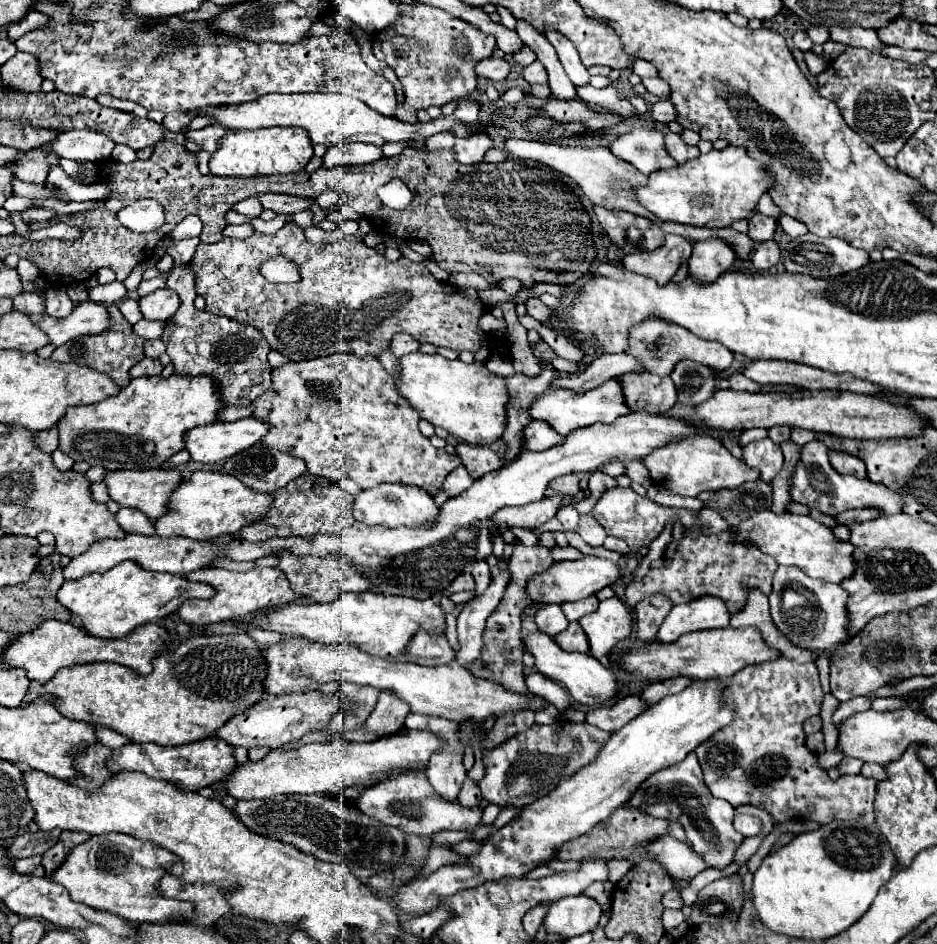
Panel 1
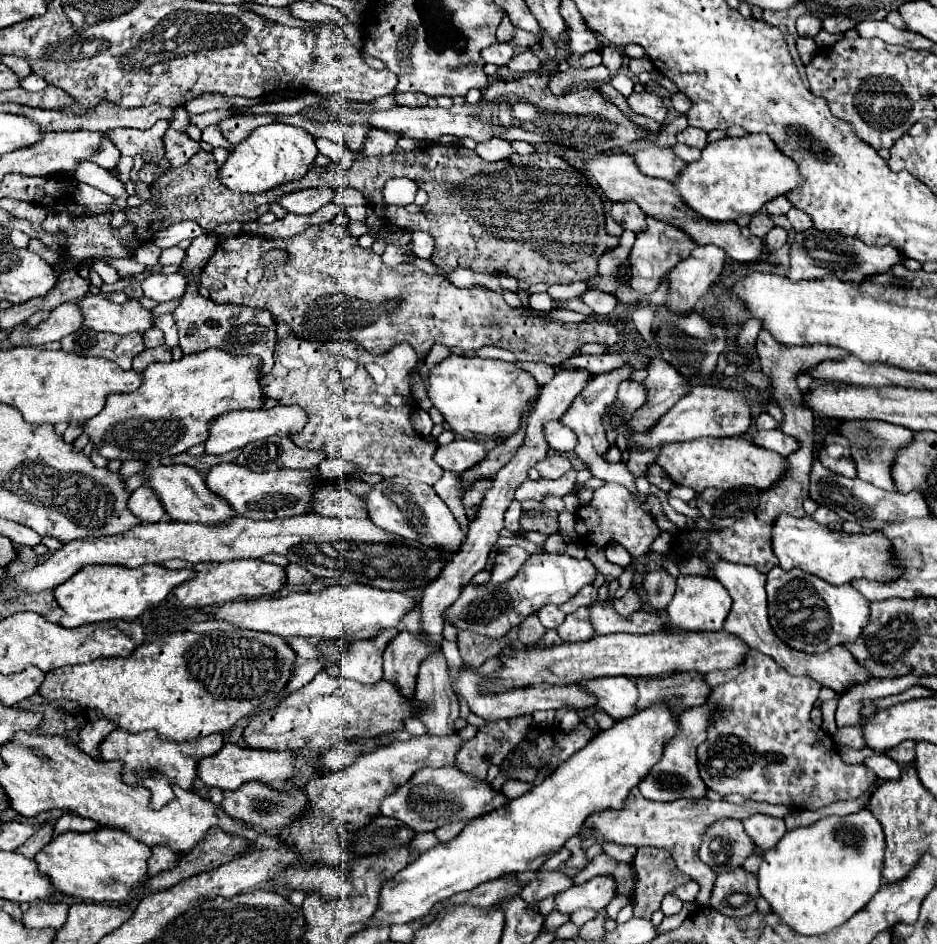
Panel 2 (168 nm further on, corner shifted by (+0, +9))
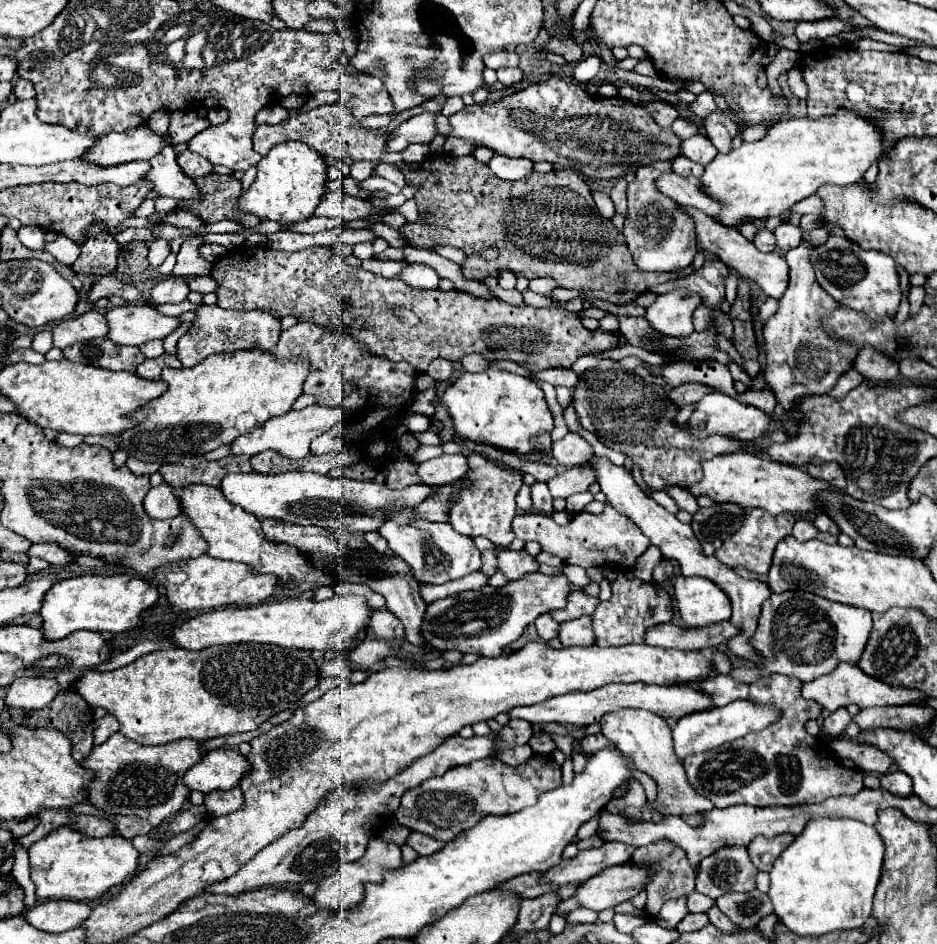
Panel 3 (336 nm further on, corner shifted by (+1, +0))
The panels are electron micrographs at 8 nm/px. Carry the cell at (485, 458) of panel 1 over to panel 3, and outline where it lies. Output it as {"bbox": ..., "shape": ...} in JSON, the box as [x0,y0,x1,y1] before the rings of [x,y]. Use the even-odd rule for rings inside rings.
{"bbox":[419,454,467,484],"shape":[[[443,454],[439,458],[419,464],[419,478],[423,484],[453,484],[467,472],[467,458],[463,454]]]}

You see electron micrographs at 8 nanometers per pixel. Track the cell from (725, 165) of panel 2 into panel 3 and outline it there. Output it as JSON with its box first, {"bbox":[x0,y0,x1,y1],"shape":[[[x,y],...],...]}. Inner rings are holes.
{"bbox":[701,110,895,226],"shape":[[[837,110],[835,114],[823,116],[819,120],[783,118],[777,124],[771,124],[767,128],[765,138],[751,144],[743,142],[731,154],[717,154],[715,160],[705,166],[705,174],[701,180],[703,180],[703,190],[711,198],[723,202],[723,210],[721,210],[721,216],[717,216],[717,220],[725,226],[737,226],[737,222],[745,216],[753,220],[781,216],[793,204],[815,194],[819,186],[825,186],[825,184],[849,186],[859,182],[863,180],[863,174],[869,170],[869,166],[885,158],[893,148],[895,144],[885,144],[883,134],[873,122],[849,110]]]}

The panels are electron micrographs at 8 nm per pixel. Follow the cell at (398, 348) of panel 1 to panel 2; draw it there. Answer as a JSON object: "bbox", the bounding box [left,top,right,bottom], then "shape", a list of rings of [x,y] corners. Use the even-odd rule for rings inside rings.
{"bbox":[260,337,442,485],"shape":[[[284,337],[274,349],[274,369],[260,379],[266,397],[282,405],[298,405],[306,411],[308,423],[290,439],[304,449],[324,451],[326,457],[342,457],[356,463],[364,473],[378,473],[384,477],[406,477],[434,485],[442,477],[440,465],[434,461],[438,449],[436,443],[424,439],[410,423],[414,411],[414,397],[406,375],[416,367],[418,355],[408,343],[398,343],[384,355],[372,355],[354,341],[302,341],[296,337]]]}

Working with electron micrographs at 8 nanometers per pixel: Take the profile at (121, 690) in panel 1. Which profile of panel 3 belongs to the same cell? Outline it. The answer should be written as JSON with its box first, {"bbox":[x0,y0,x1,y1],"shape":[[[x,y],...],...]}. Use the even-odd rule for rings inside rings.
{"bbox":[75,644,319,744],"shape":[[[229,644],[207,648],[203,652],[187,652],[181,648],[151,652],[113,672],[87,672],[75,684],[75,692],[79,692],[89,706],[101,706],[109,714],[117,716],[121,734],[125,734],[129,740],[137,744],[165,744],[183,738],[203,742],[255,730],[273,714],[293,708],[317,684],[319,668],[309,650],[287,650],[269,644]]]}

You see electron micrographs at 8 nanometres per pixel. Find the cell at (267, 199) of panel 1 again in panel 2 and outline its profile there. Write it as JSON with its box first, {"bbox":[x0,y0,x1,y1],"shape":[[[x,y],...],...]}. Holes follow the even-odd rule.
{"bbox":[278,189,334,215],"shape":[[[304,189],[304,191],[294,191],[288,195],[282,195],[278,199],[278,205],[282,205],[288,213],[296,215],[308,215],[318,211],[322,205],[332,201],[334,191],[332,189]]]}

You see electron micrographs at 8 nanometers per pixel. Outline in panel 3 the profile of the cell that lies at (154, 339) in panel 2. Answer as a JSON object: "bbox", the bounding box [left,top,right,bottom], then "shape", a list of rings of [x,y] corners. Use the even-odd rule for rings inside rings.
{"bbox":[139,340,163,358],"shape":[[[151,340],[139,346],[139,350],[145,354],[145,358],[157,358],[163,354],[163,340]]]}

